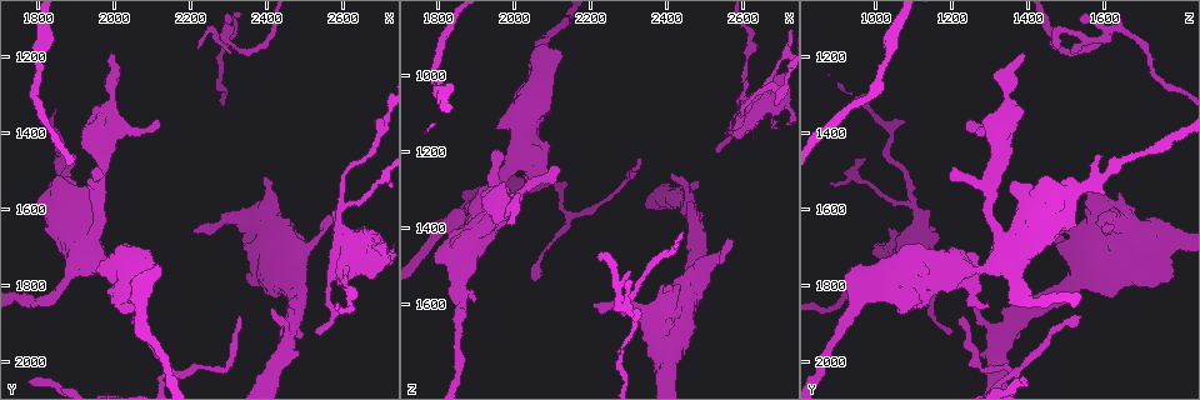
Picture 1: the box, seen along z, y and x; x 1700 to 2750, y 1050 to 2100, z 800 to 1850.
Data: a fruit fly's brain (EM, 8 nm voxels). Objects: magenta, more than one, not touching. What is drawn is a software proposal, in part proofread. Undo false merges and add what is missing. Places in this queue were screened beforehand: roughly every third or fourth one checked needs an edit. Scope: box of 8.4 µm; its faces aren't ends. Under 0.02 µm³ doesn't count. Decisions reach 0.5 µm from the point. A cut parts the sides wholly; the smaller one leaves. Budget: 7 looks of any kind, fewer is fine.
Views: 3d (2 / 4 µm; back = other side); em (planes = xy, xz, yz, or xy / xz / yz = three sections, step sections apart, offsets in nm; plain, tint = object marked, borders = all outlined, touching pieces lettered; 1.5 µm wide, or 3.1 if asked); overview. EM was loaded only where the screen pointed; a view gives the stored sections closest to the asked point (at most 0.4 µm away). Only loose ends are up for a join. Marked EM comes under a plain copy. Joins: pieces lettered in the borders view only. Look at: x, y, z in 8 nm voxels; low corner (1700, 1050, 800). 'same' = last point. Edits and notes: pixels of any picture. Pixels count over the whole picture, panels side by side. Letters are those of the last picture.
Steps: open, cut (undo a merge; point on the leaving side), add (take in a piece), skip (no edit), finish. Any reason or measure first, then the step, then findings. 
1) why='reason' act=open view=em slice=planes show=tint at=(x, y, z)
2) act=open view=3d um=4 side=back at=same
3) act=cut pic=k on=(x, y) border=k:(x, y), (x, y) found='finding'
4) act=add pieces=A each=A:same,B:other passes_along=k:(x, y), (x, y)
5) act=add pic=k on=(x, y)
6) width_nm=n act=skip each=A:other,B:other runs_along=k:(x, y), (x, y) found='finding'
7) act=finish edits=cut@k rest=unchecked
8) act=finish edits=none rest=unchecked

why='calibre changes' act=open view=em slice=xz step=4 show=tint at=(2590, 1610, 1110)

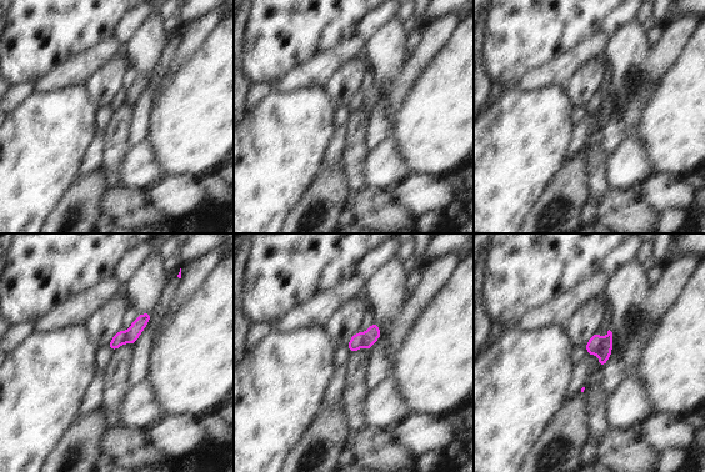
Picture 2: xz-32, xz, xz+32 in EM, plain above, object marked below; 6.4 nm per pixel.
act=open view=em slice=yz step=4 show=tint at=same

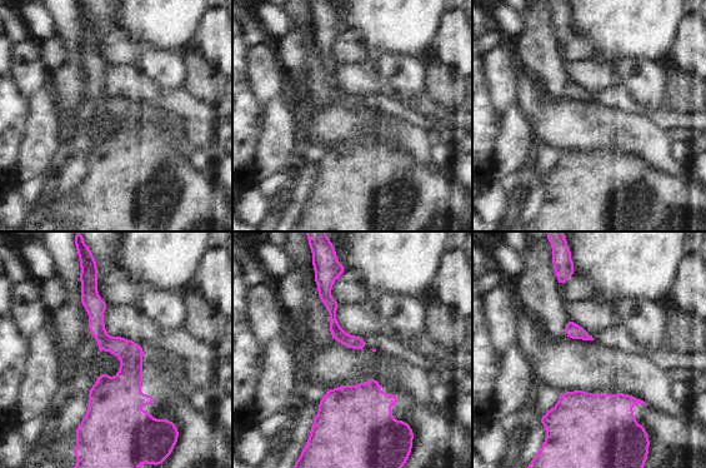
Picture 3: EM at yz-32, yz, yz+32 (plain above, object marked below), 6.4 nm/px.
act=open view=em slice=yz step=4 show=borders at=same

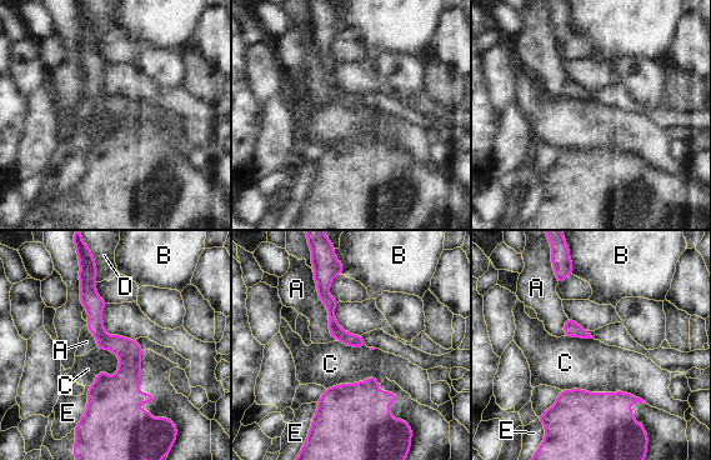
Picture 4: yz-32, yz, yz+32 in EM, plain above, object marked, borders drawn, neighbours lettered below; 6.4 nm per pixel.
width_nm=60 act=cut pic=4 on=(101, 375) each=A:other,B:other,C:other,D:other,E:other found='a second cell is stuck on'

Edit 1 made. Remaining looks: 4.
why='redraw' act=open view=overview

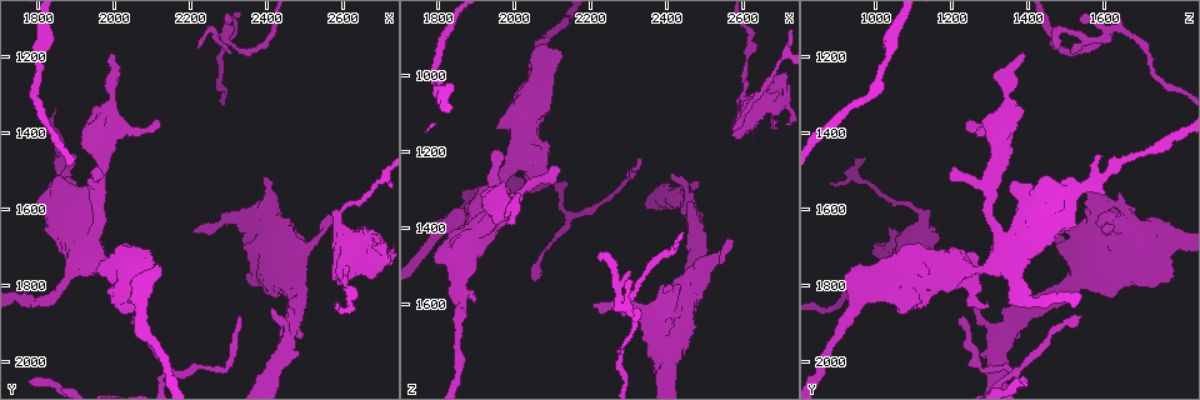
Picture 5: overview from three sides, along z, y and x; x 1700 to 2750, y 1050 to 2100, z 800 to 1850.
why='tapers out' act=open view=em slice=xz step=8 show=tint at=(2330, 1880, 1230)

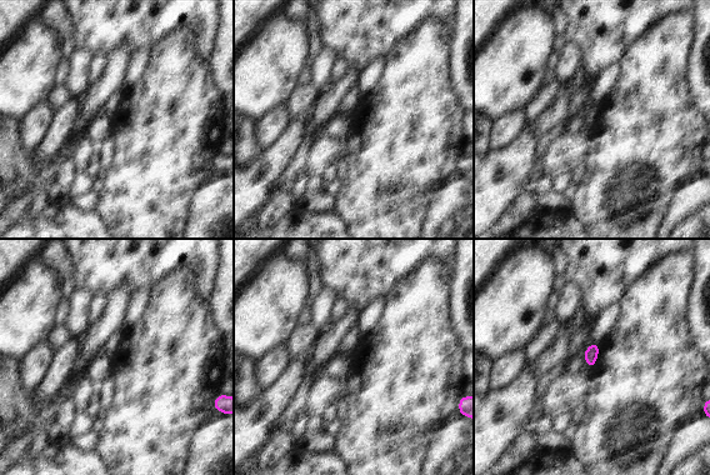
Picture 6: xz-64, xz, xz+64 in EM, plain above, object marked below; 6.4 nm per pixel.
act=open view=em slice=planes show=borders at=same

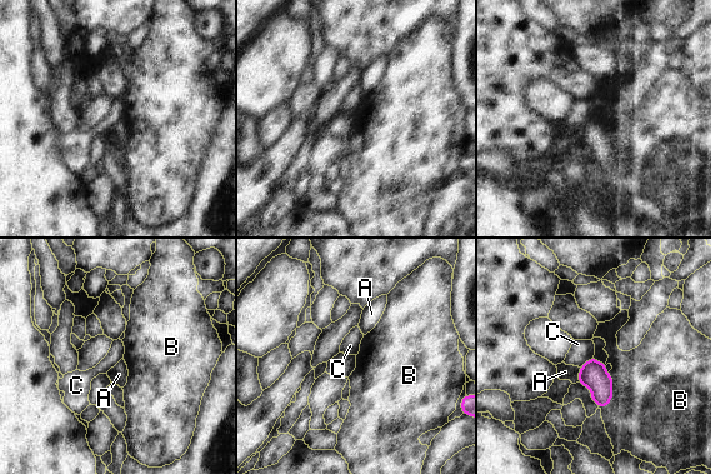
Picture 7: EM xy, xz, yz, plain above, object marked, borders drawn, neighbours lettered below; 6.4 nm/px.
width_nm=180 longest_contact=B:240nm act=skip each=A:other,B:other,C:other found='no lettered piece goes on from it'

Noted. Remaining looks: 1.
act=finish edits=cut@4 rest=unchecked

